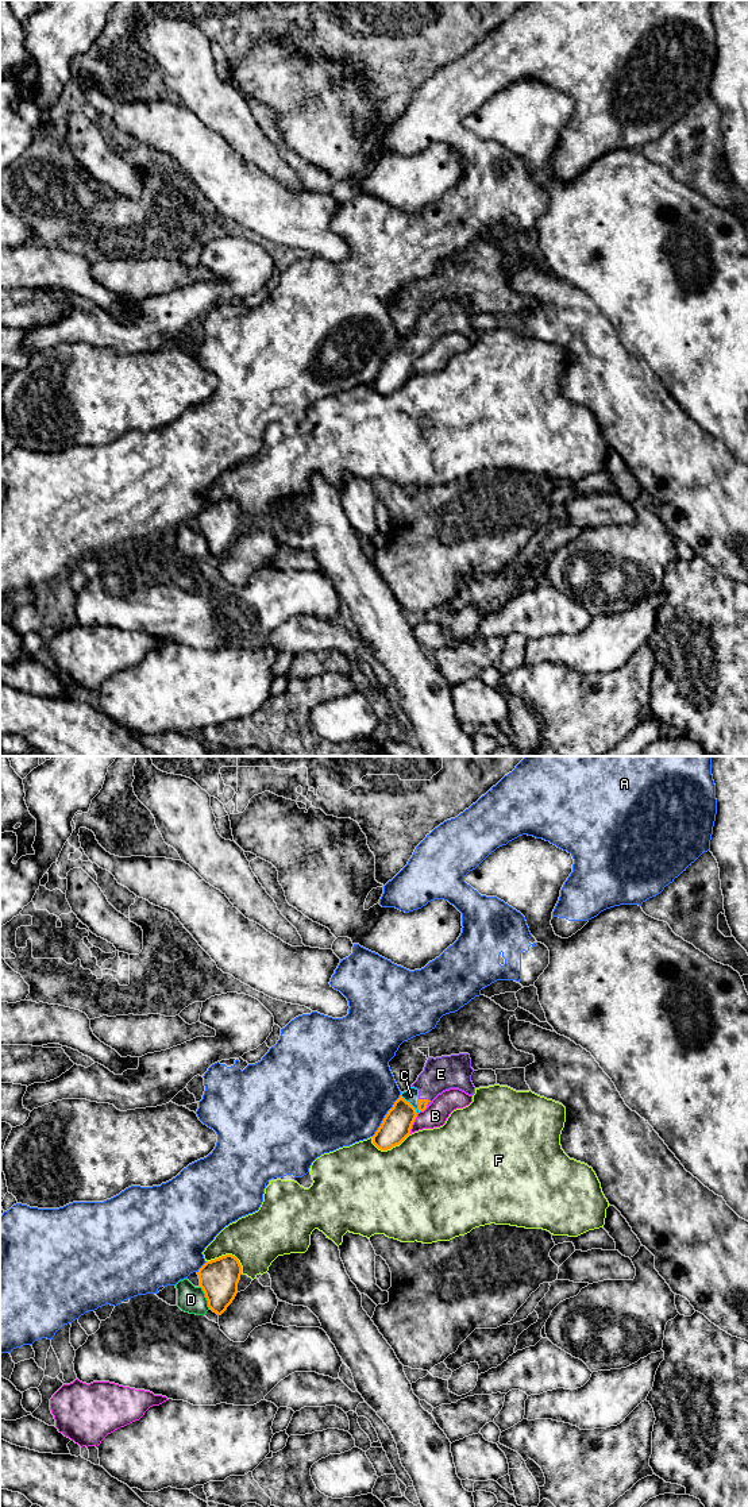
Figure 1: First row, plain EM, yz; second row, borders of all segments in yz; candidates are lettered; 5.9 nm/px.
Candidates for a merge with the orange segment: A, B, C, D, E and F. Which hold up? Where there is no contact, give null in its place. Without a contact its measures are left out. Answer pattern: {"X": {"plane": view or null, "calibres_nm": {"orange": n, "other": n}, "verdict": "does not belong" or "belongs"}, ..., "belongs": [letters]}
{"A": {"plane": "yz", "calibres_nm": {"orange": 180, "other": 500}, "verdict": "does not belong"}, "B": {"plane": "yz", "calibres_nm": {"orange": 180, "other": 140}, "verdict": "does not belong"}, "C": {"plane": "yz", "calibres_nm": {"orange": 180, "other": 90}, "verdict": "belongs"}, "D": {"plane": "yz", "calibres_nm": {"orange": 240, "other": 160}, "verdict": "does not belong"}, "E": {"plane": "yz", "calibres_nm": {"orange": 50, "other": 200}, "verdict": "belongs"}, "F": {"plane": "yz", "calibres_nm": {"orange": 240, "other": 320}, "verdict": "does not belong"}, "belongs": ["C", "E"]}

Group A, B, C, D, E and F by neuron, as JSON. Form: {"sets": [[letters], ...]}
{"sets": [["A"], ["B"], ["C", "E"], ["D"], ["F"]]}

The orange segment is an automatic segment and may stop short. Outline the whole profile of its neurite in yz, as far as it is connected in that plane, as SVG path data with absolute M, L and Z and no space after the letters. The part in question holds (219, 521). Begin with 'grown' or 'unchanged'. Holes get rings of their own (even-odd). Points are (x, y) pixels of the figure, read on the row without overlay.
unchanged; M232 498L207 505L197 516L208 551L221 559L238 537L242 509Z

